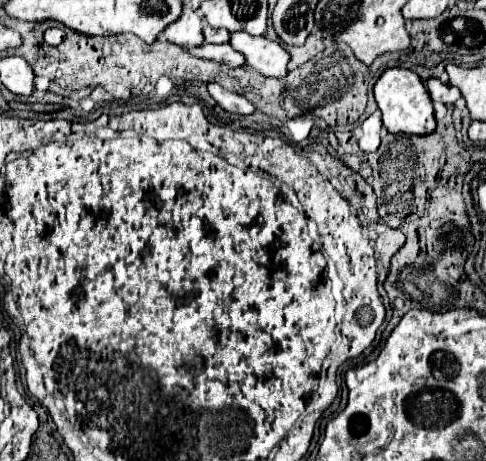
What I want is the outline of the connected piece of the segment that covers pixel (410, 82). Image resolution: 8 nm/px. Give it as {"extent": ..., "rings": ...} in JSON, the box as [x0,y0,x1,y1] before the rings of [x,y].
{"extent":[374,69,436,135],"rings":[[[386,69],[378,83],[374,85],[374,97],[378,109],[382,111],[384,127],[390,133],[406,133],[406,135],[430,135],[436,129],[434,107],[422,79],[410,69]]]}

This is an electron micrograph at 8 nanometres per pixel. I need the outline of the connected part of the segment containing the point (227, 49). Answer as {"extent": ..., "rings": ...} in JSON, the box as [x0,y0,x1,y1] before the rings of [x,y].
{"extent":[188,43,246,67],"rings":[[[204,43],[202,47],[194,47],[194,49],[188,49],[188,51],[192,55],[196,55],[196,57],[212,59],[212,61],[224,63],[228,67],[244,67],[246,65],[244,55],[240,55],[230,43],[226,43],[226,45],[210,45],[210,43]]]}

